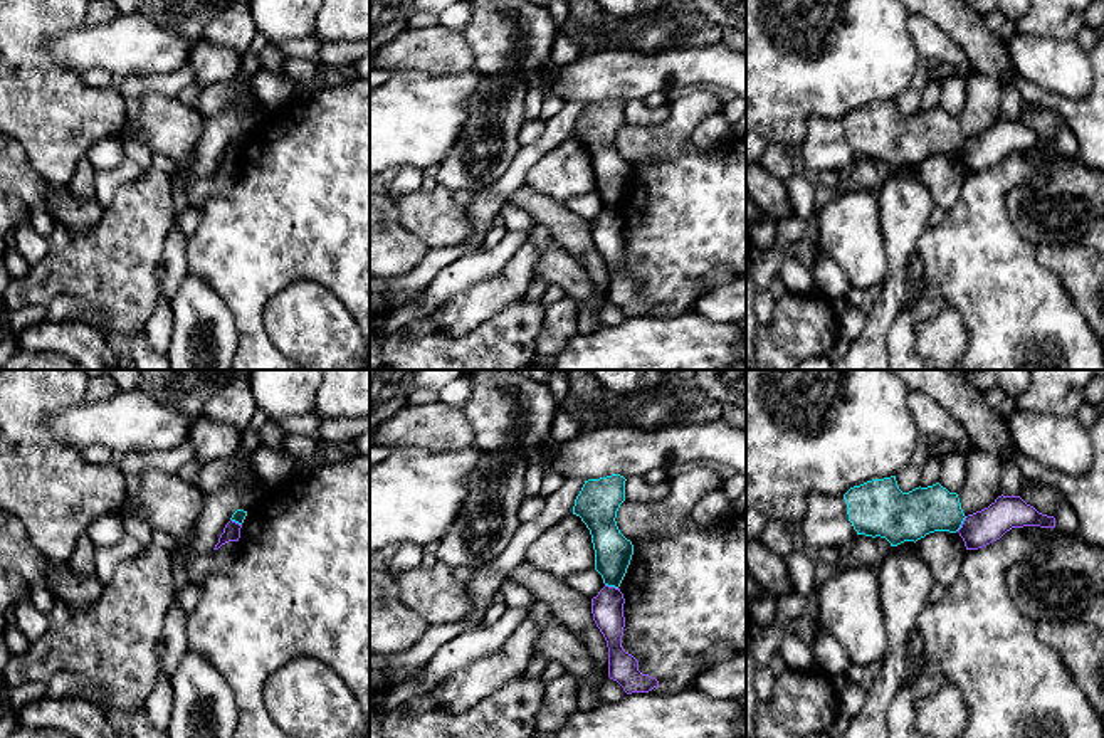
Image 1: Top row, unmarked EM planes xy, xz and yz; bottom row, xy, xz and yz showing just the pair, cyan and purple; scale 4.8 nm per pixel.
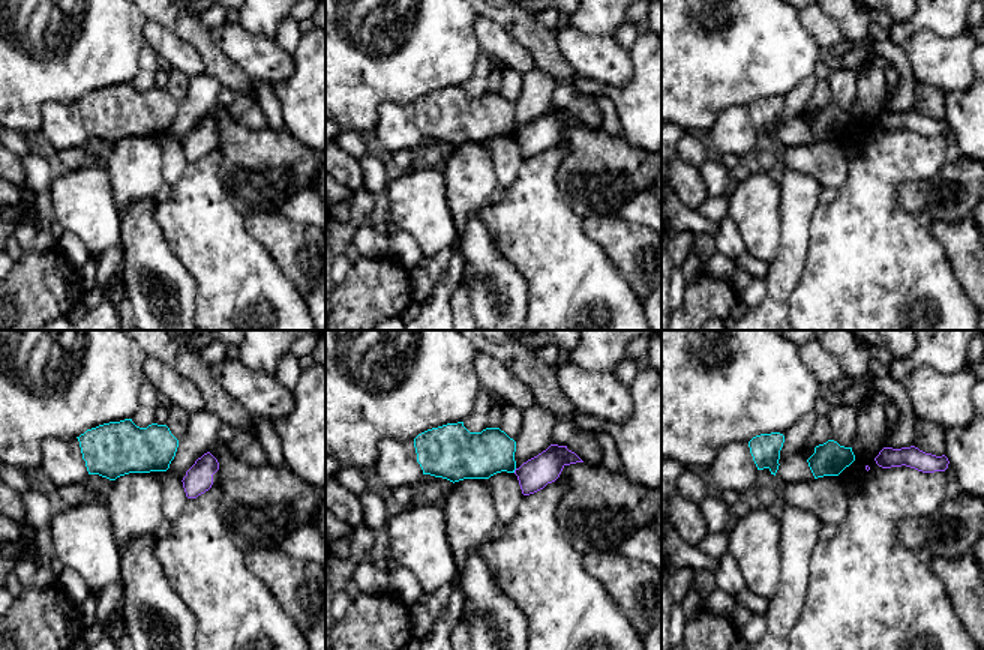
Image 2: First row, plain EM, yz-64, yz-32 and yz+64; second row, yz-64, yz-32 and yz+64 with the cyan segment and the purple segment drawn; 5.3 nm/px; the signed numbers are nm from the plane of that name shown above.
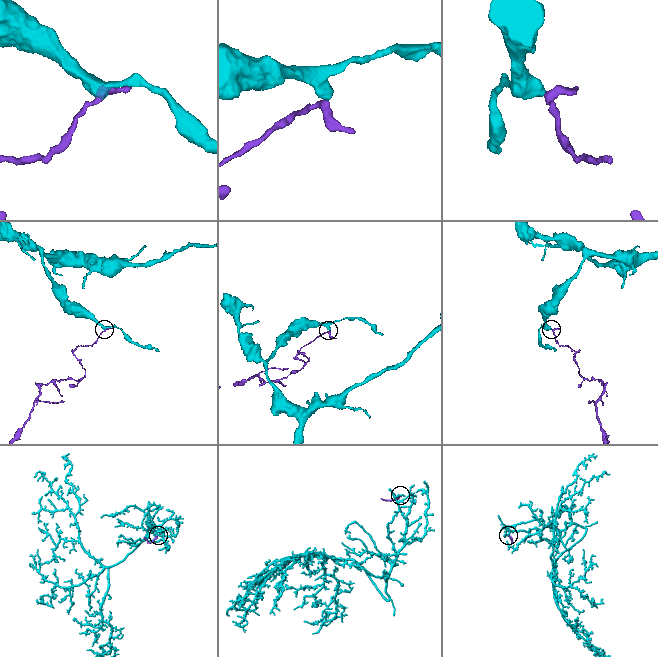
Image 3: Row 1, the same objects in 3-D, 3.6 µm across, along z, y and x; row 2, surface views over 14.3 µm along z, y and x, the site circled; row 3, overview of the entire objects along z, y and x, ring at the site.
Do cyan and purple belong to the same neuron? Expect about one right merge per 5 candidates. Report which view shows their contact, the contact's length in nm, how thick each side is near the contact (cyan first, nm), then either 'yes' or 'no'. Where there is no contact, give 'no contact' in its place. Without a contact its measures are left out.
yz | 90 nm | 220/160 nm | no

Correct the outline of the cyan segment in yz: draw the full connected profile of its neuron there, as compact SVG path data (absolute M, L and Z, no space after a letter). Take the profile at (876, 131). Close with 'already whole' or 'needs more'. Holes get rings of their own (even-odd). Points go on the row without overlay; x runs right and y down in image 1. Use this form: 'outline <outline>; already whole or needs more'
outline M896 99L854 109L844 123L857 158L886 161L891 170L934 155L956 156L966 141L958 118L939 106L902 116Z; already whole

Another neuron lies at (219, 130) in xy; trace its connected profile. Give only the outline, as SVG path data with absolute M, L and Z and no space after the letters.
M257 104L254 111L229 108L220 114L205 119L203 133L195 148L193 165L183 168L181 175L173 177L171 182L175 215L190 207L185 195L185 185L193 178L212 177L232 138L237 133L249 136L262 124L257 114L262 109L262 104Z

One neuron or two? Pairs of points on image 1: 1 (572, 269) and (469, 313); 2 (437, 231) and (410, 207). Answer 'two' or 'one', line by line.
1: two
2: one

